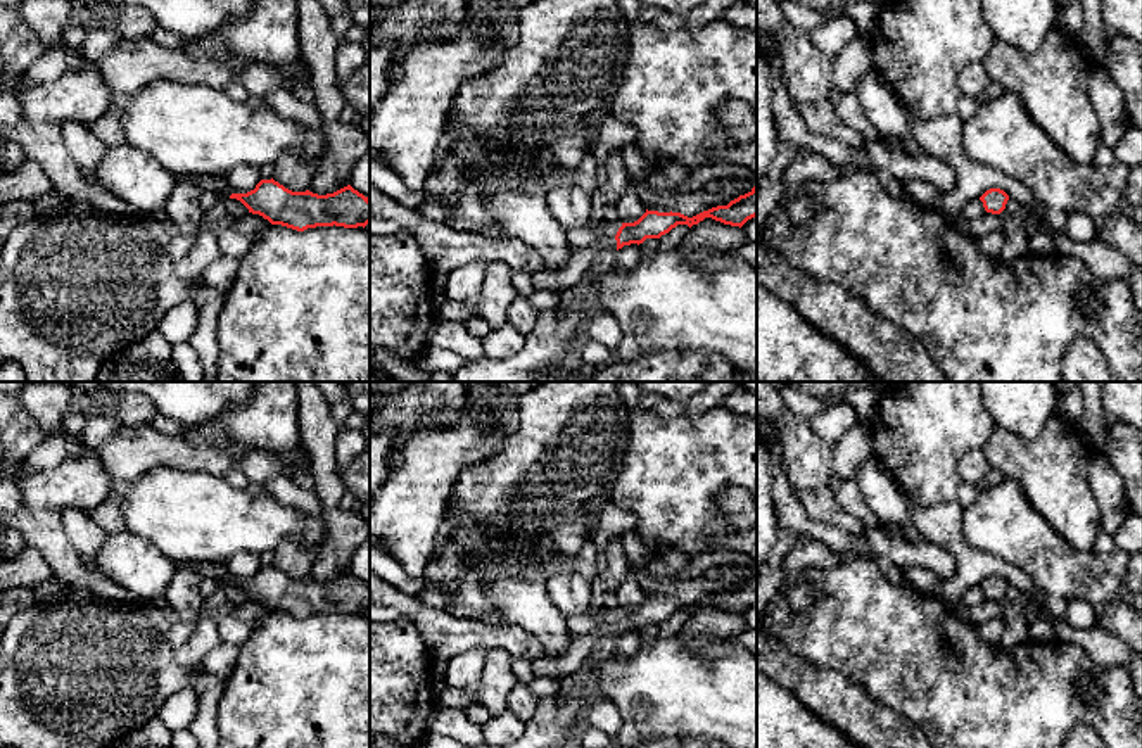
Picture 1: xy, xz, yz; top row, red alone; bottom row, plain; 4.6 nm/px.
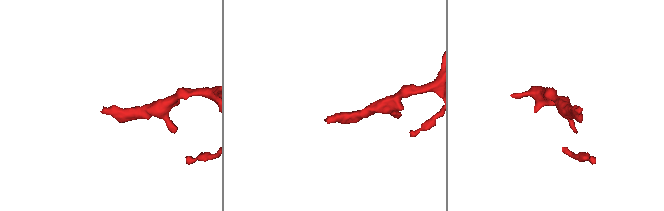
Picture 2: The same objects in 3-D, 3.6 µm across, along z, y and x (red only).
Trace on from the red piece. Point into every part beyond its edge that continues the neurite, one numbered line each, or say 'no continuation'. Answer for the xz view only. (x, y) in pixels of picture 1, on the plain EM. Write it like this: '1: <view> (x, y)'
1: xz (598, 624)

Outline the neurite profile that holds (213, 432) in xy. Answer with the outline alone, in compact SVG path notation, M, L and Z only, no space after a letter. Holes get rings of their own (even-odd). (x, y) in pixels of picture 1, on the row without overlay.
M213 420L192 430L183 430L181 434L194 442L209 442L233 456L242 456L251 449L251 446L230 442L219 420Z

